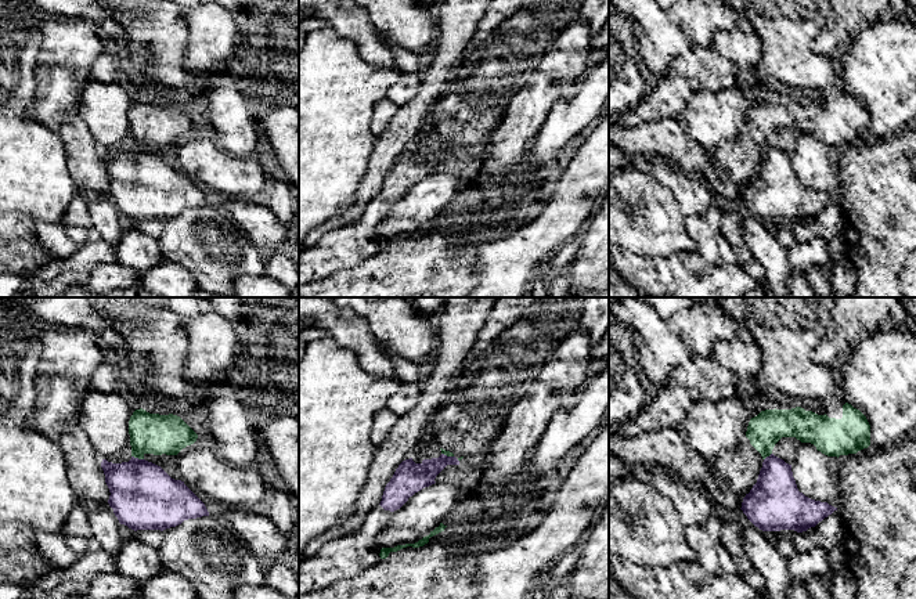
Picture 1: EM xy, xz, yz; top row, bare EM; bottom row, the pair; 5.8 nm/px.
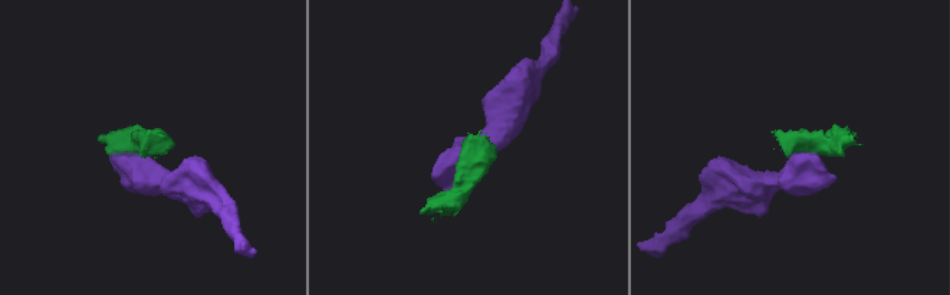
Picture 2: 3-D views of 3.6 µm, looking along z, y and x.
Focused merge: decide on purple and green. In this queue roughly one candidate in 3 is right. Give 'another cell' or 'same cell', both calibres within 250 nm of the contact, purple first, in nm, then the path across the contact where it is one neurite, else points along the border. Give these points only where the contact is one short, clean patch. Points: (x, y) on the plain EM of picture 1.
another cell | 380/240 nm | along xy (132, 145), (143, 150)

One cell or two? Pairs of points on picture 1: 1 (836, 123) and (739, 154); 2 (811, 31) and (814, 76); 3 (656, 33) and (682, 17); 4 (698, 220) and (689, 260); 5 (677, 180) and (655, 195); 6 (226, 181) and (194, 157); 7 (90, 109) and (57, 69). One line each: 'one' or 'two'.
1: one
2: one
3: two
4: two
5: two
6: one
7: two

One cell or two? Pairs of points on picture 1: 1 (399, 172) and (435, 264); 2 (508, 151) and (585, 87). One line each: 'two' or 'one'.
1: two
2: two

